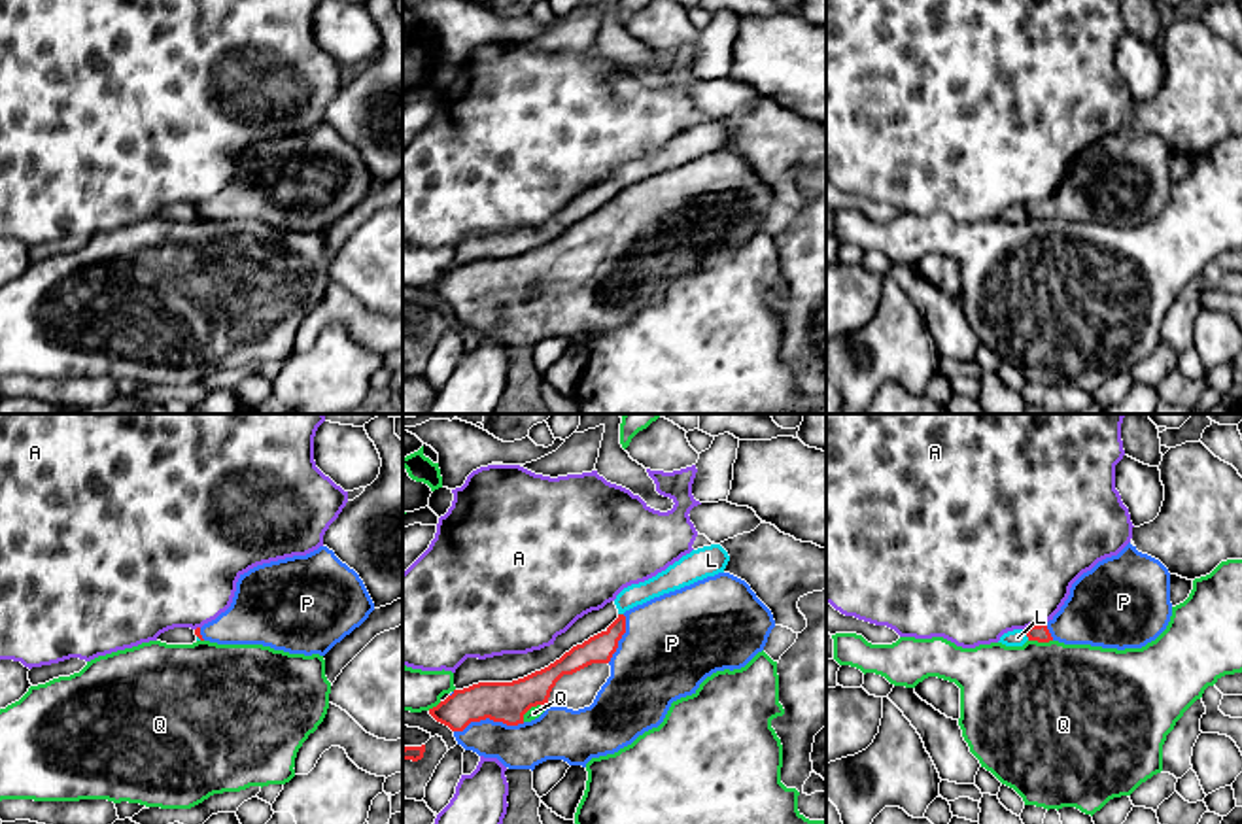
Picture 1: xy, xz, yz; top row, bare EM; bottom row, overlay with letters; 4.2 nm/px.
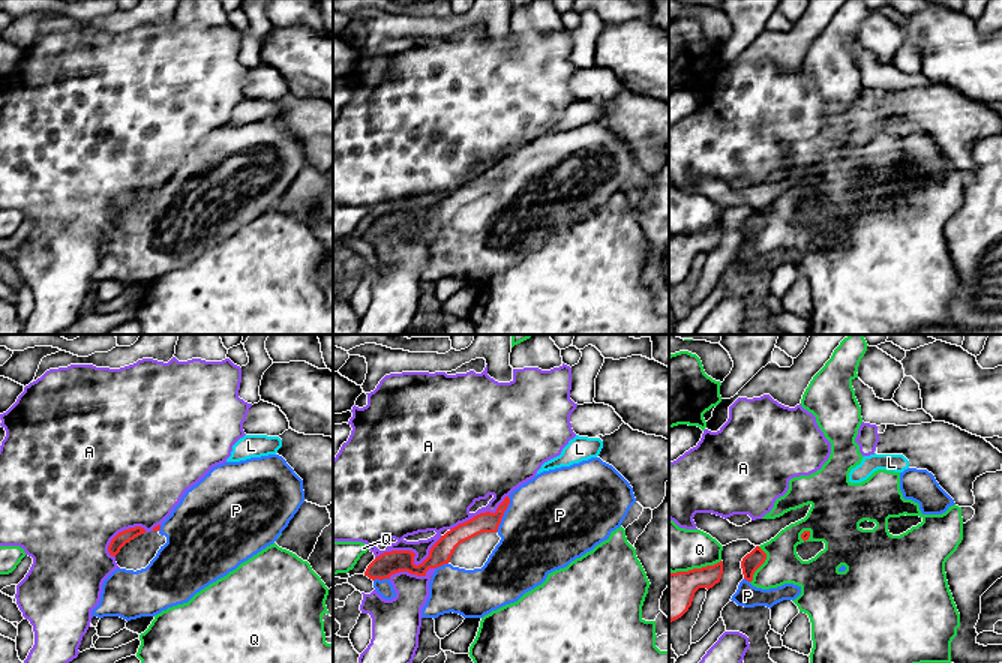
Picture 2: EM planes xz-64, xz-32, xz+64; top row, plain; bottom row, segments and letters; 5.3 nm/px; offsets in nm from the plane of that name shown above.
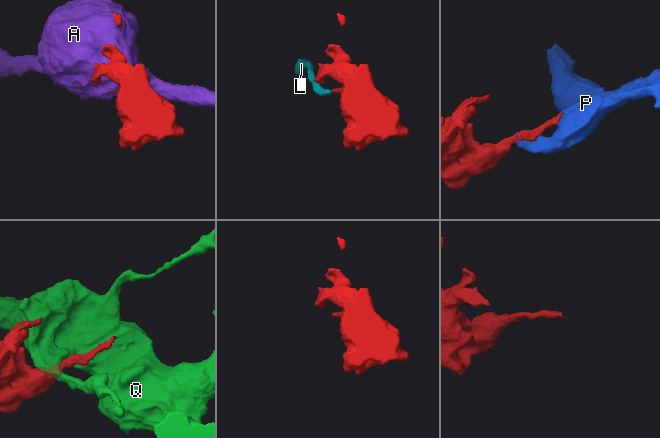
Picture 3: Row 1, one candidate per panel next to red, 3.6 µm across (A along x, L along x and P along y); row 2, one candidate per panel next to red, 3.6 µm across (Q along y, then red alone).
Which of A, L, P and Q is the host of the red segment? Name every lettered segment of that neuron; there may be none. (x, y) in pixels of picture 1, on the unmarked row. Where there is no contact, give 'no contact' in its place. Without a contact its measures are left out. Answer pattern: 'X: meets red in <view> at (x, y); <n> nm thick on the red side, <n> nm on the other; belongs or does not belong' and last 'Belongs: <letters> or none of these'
A: meets red in yz at (1034, 203); 70 nm thick on the red side, 480 nm on the other; does not belong
L: meets red in yz at (1027, 212); 70 nm thick on the red side, 80 nm on the other; does not belong
P: meets red in xz at (488, 293); 180 nm thick on the red side, 190 nm on the other; belongs
Q: meets red in xz at (532, 282); 180 nm thick on the red side, 50 nm on the other; does not belong
Belongs: P

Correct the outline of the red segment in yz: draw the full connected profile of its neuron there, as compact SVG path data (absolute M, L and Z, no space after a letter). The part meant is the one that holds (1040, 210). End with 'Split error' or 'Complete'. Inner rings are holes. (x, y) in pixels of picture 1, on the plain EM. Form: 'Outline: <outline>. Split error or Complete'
Outline: M1130 119L1112 134L1098 138L1070 164L1061 187L1040 202L1026 204L1028 217L1064 221L1091 221L1102 225L1142 225L1155 217L1172 193L1170 149L1155 134L1142 130Z. Split error

